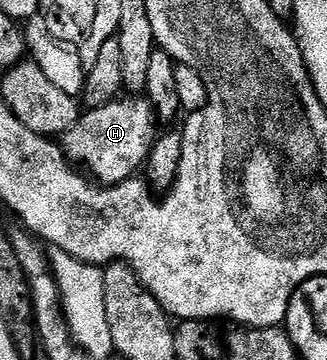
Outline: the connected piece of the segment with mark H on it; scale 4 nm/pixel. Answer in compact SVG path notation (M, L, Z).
M127 95L96 109L87 109L75 120L73 127L69 127L69 131L61 134L61 148L72 166L86 171L100 186L119 185L122 181L132 180L138 174L135 172L138 169L140 172L146 166L149 151L155 146L157 136L155 125L157 126L155 110L152 109L146 96Z

